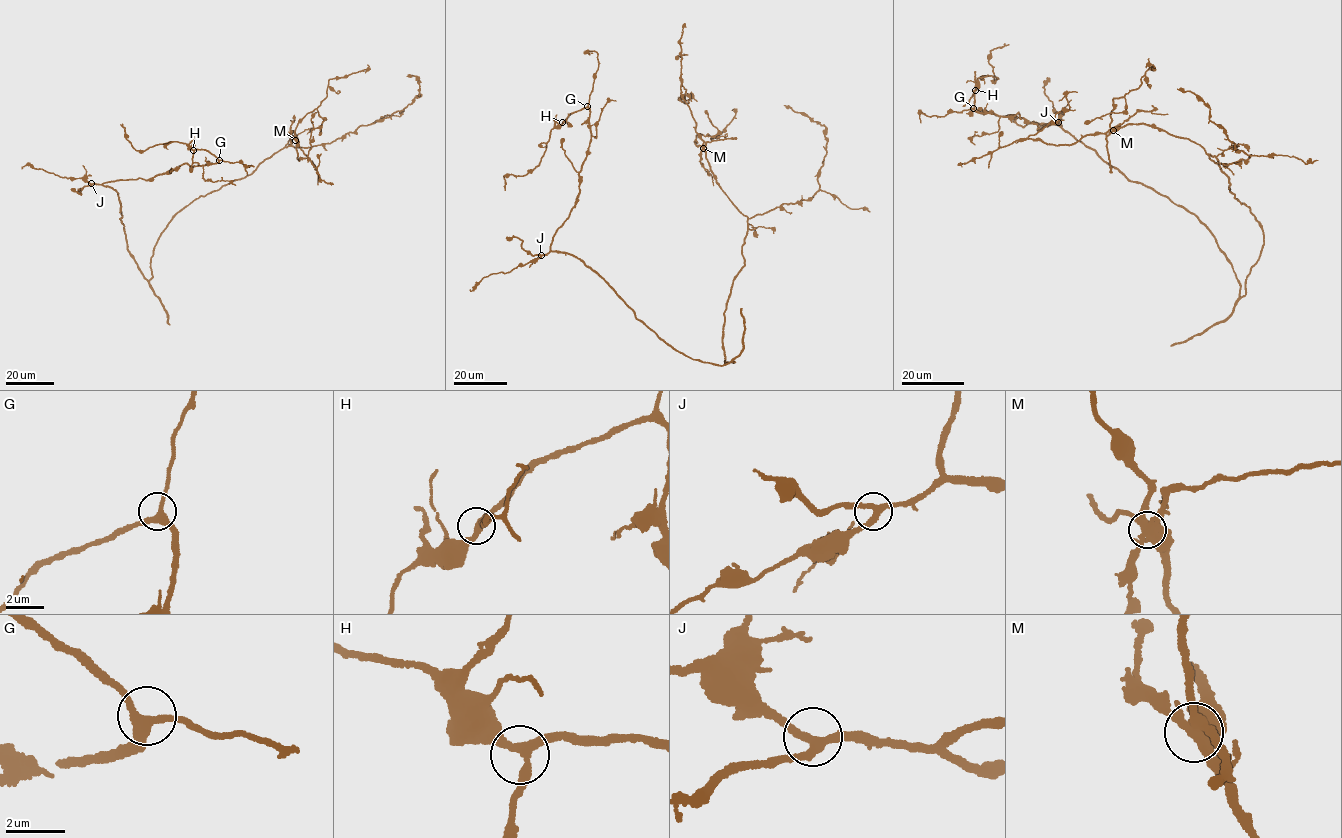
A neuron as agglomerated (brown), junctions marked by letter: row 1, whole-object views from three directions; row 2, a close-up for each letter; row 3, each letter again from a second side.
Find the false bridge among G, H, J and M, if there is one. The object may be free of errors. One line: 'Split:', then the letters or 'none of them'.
Split: M

